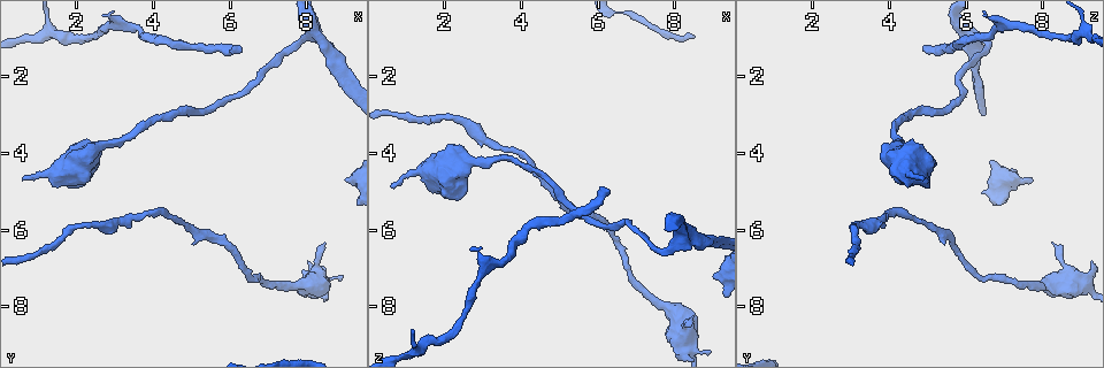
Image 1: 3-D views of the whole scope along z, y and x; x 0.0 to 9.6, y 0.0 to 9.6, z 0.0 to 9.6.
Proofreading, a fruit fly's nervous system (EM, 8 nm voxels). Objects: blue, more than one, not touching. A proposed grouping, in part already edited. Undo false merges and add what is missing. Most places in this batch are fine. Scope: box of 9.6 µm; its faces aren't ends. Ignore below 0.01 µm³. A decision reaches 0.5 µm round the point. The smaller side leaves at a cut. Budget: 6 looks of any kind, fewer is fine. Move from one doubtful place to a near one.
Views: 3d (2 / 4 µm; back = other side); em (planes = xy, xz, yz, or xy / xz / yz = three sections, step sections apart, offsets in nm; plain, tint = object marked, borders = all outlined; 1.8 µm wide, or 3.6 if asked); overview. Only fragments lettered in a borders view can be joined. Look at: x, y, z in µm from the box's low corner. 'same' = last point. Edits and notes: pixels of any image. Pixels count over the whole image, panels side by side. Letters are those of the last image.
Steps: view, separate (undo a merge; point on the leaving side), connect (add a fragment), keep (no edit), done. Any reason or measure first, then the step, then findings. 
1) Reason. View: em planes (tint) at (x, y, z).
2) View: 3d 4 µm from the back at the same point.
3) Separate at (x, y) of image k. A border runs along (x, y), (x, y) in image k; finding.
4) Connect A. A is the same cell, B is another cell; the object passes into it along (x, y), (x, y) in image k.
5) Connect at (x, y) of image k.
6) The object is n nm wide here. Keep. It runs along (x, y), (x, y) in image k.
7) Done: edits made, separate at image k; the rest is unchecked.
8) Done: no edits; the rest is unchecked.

Thin end. View: 3d 2 µm at (8.45, 6.40, 8.25).

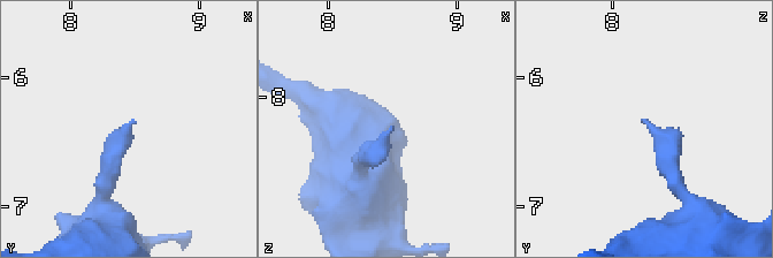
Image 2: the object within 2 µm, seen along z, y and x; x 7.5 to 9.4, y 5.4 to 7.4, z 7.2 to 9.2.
View: em planes (borders) at (8.46, 6.36, 8.28).

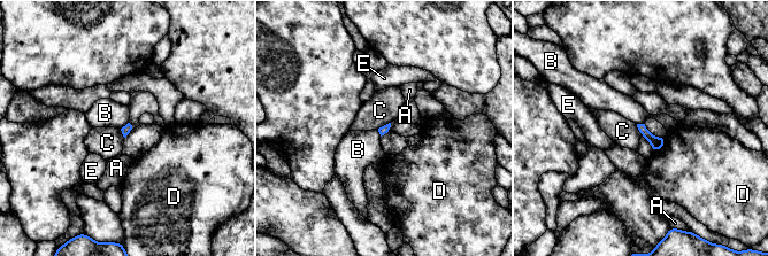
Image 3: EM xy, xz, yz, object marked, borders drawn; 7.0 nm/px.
Keep. A, B, C, D and E are other cells; a border runs along (390, 122), (377, 129) in image 3; no lettered fragment goes on from it.

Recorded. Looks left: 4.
An open end. View: em xz step 8 (tint) at (0.65, 4.70, 4.90).

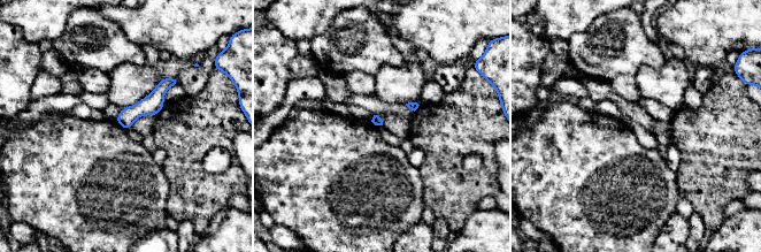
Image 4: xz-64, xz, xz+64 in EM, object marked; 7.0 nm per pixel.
Another direction. View: em planes (borders) at the same point.

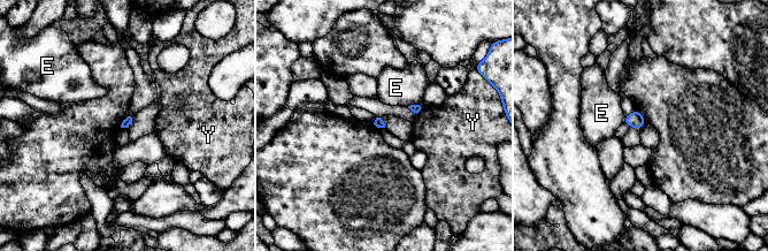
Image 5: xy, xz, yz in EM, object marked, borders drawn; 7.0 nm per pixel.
Keep. E and Y are other cells; a border runs along (407, 106), (419, 105), (421, 107) in image 5; none of them fits.

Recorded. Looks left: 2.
An open end. View: em planes (borders) at (6.35, 1.40, 5.00).

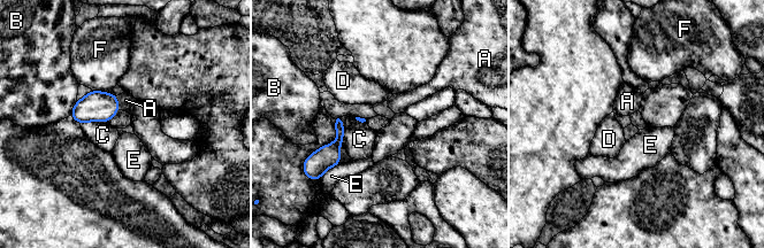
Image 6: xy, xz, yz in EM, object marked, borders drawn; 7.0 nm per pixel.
Connect A. A is the same cell, B, C, D, E and F are other cells; the object passes into it along (97, 106), (117, 103), (125, 100) in image 6; it goes on there.

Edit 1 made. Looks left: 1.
Done: edits made, connect at image 6; the rest is unchecked.

